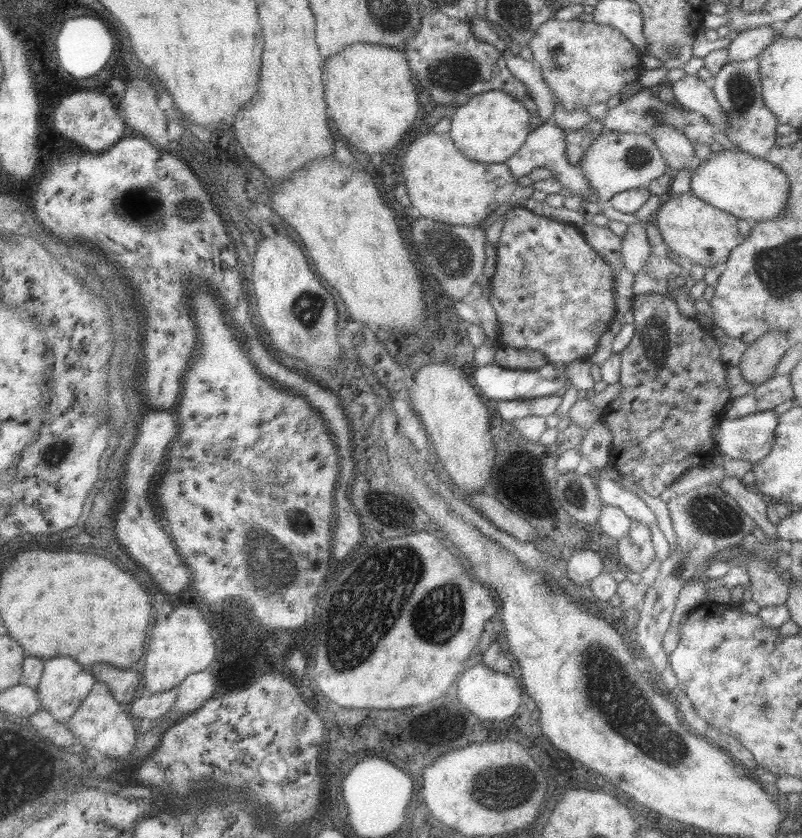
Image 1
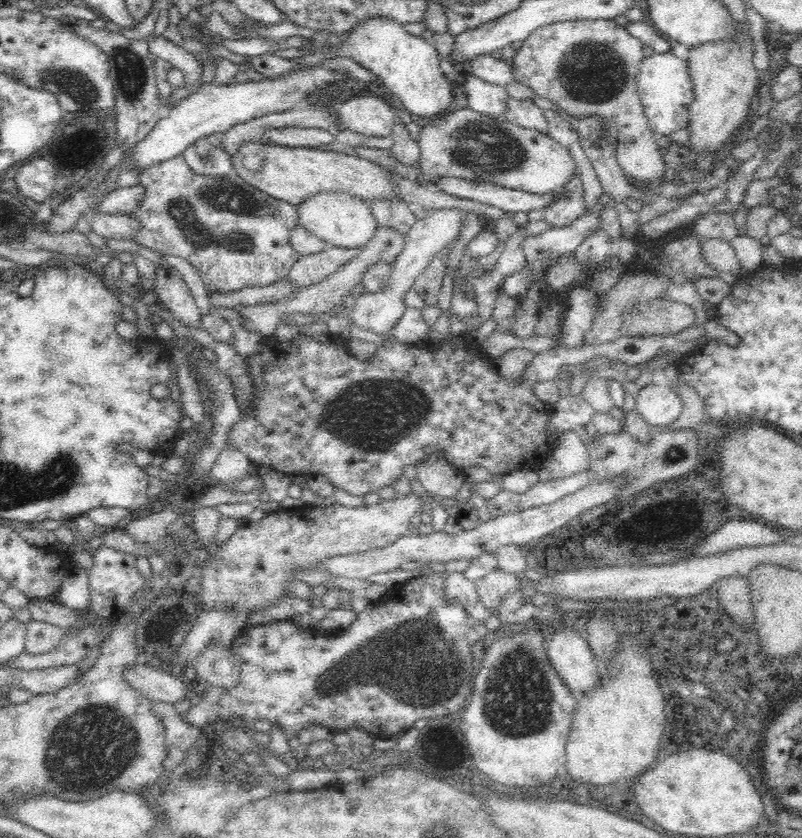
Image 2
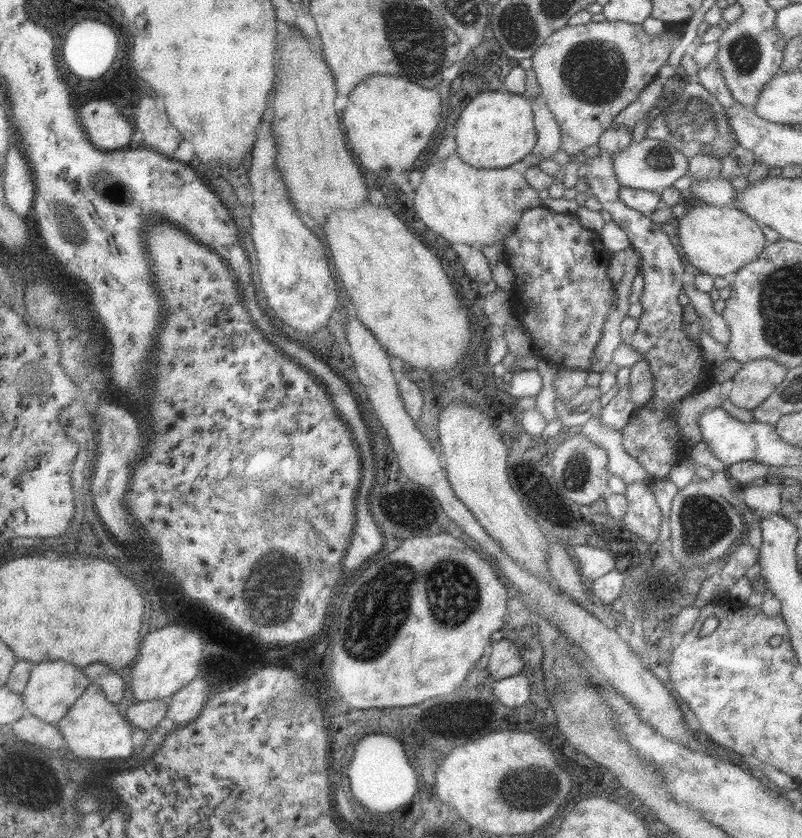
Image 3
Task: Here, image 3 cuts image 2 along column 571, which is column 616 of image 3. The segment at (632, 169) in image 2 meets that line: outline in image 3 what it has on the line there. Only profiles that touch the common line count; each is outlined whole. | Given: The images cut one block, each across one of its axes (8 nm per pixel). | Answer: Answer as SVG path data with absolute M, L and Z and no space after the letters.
M605 21L567 25L546 39L531 56L532 69L540 85L540 97L560 125L562 150L573 158L574 154L582 153L588 146L598 145L598 138L606 128L612 126L616 115L634 102L640 92L654 80L660 68L667 64L680 38L669 38L668 32L657 38L649 38L640 25Z

